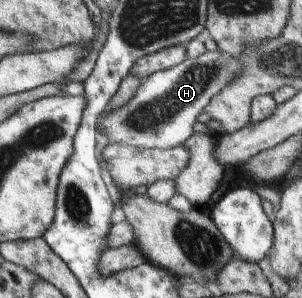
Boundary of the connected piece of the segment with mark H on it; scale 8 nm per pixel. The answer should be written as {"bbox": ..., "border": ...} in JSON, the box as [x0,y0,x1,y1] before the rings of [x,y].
{"bbox":[95,48,245,149],"border":[[[217,48],[212,52],[206,51],[195,58],[187,57],[184,62],[173,68],[152,74],[146,80],[142,80],[139,90],[123,106],[113,109],[104,108],[104,112],[99,114],[95,130],[98,147],[104,147],[111,143],[125,143],[134,147],[157,147],[160,149],[184,145],[185,141],[194,134],[192,126],[197,122],[198,115],[237,76],[243,76],[244,72],[245,68],[236,57]]]}

